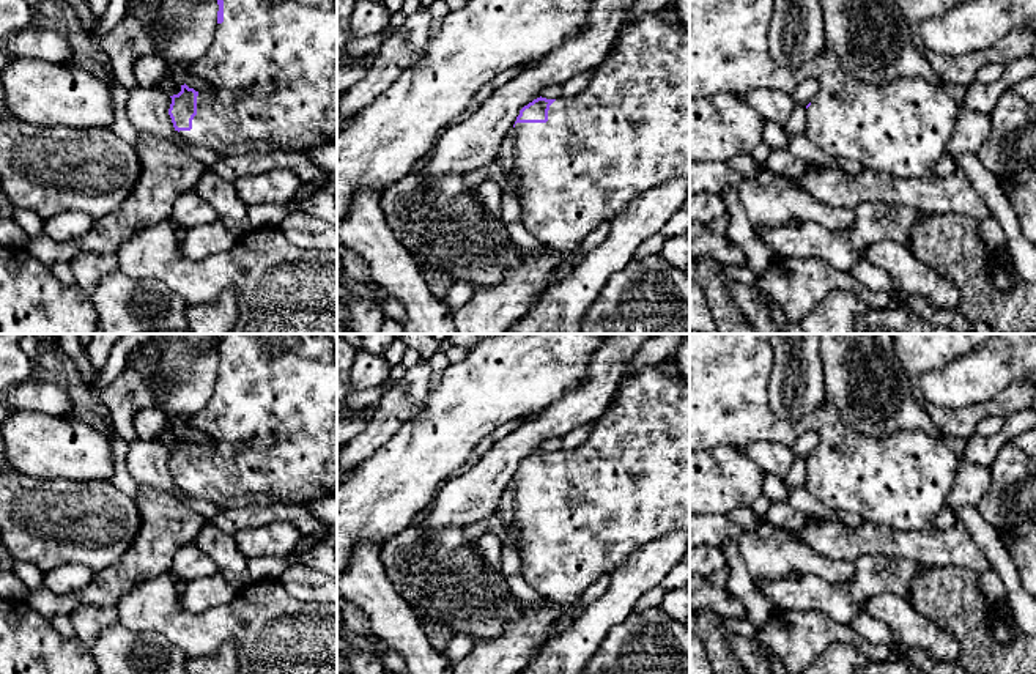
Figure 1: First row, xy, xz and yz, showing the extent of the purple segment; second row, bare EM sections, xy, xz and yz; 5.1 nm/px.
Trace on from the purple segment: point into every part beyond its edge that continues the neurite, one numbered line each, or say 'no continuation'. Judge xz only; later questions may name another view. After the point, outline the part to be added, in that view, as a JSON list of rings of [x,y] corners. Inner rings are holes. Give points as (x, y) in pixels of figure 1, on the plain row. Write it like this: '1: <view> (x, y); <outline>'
1: xz (628, 484); [[[658,365],[623,378],[581,447],[557,450],[546,476],[516,476],[513,485],[523,578],[553,603],[576,603],[592,583],[611,575],[644,543],[675,531],[690,532],[690,383],[682,373],[666,375]]]

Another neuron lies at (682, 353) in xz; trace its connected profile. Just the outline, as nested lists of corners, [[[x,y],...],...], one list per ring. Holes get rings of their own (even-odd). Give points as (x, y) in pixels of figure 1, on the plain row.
[[[690,334],[682,337],[672,359],[675,361],[683,378],[690,383]]]

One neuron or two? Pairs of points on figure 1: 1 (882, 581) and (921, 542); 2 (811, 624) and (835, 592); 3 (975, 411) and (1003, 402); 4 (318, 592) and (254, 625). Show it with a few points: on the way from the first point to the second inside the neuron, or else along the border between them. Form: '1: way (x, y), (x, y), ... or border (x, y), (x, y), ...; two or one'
1: border (868, 553), (896, 555), (913, 559), (924, 567); two
2: border (784, 608), (819, 610), (846, 625); two
3: way (981, 410), (997, 407); one
4: border (277, 580), (290, 596), (320, 603); two

